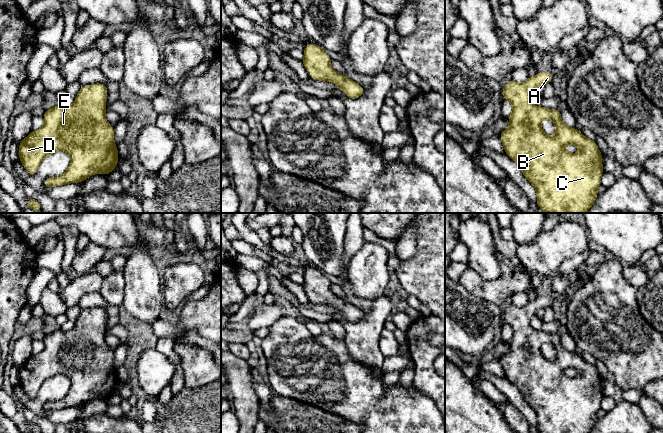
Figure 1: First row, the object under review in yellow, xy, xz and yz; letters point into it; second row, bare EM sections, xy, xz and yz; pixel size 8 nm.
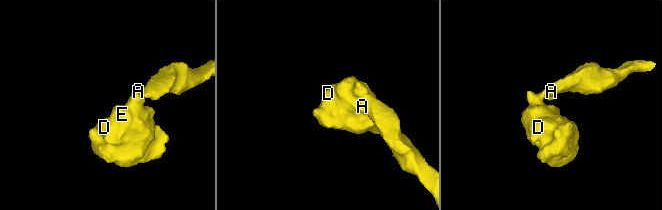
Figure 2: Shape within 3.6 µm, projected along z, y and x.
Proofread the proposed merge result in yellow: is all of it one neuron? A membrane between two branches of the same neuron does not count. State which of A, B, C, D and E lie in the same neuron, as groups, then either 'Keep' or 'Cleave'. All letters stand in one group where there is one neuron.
Groups: A B C D E. Keep

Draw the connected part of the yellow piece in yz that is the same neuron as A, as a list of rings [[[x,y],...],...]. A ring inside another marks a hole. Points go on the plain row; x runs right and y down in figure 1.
[[[541,295],[534,301],[529,301],[524,307],[514,304],[503,309],[503,322],[512,328],[509,351],[502,355],[500,363],[505,377],[515,385],[526,403],[535,411],[537,429],[540,433],[590,433],[598,420],[597,413],[601,408],[603,397],[602,378],[595,364],[587,363],[576,352],[566,350],[557,333],[536,331],[530,325],[530,319],[540,308],[552,306],[552,299]],[[551,343],[556,350],[556,358],[551,361],[541,353],[541,345]],[[566,368],[574,368],[580,376],[569,378],[565,375]]]

